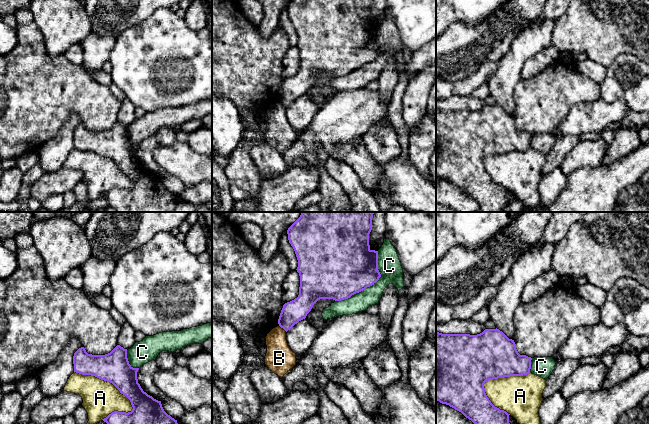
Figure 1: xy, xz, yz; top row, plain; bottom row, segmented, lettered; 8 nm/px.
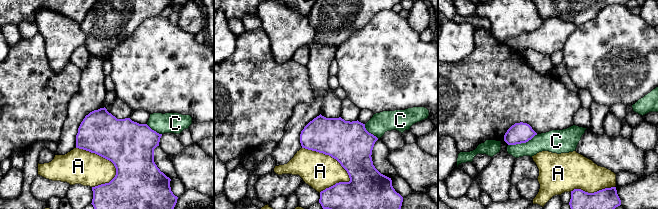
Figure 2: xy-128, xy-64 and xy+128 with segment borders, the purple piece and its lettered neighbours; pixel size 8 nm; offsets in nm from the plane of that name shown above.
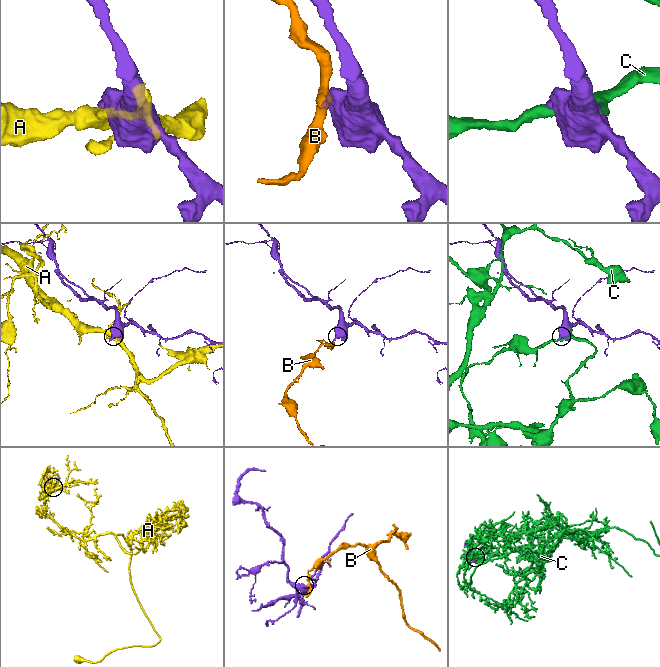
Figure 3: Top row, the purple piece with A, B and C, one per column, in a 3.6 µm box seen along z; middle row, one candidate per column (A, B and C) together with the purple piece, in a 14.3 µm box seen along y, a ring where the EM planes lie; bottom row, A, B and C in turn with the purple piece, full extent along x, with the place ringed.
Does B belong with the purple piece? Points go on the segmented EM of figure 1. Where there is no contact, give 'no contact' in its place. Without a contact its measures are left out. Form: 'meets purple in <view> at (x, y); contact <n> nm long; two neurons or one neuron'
meets purple in xz at (283, 328); contact 80 nm long; two neurons

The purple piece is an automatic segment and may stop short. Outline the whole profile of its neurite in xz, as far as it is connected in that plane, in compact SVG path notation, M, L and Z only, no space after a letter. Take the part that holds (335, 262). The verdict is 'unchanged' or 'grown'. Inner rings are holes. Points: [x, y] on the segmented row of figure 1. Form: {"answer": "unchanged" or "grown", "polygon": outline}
{"answer": "unchanged", "polygon": "M302 212L288 228L288 240L298 260L296 270L300 276L300 287L298 297L283 305L278 319L279 326L286 332L305 319L318 300L348 299L379 280L381 274L378 270L378 251L371 250L369 245L373 214L374 212Z"}

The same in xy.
{"answer": "unchanged", "polygon": "M117 345L110 353L105 355L88 354L84 347L79 348L73 356L74 372L82 375L95 376L101 380L112 383L121 394L125 395L133 407L131 412L114 411L102 419L107 424L178 424L177 420L168 415L161 401L154 399L143 391L137 379L139 368L133 368L127 358L127 349Z"}

